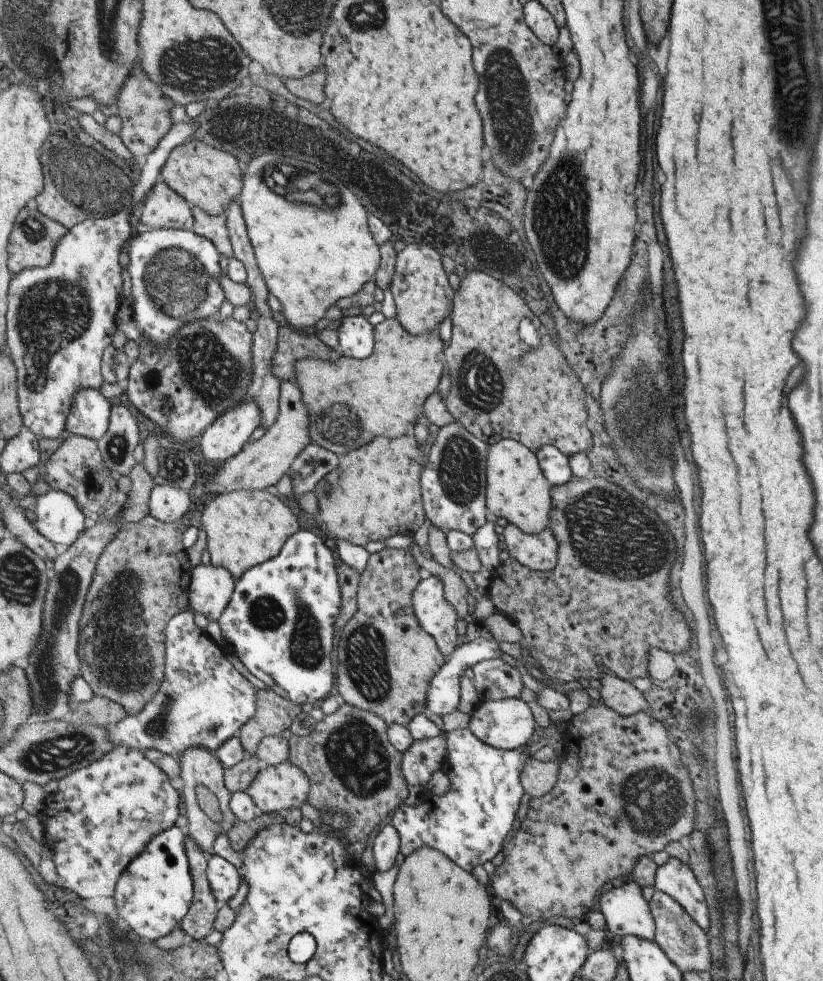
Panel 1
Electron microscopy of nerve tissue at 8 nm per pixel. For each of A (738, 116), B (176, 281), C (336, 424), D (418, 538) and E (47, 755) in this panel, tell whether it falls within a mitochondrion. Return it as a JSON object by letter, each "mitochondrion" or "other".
{"A":"other","B":"mitochondrion","C":"mitochondrion","D":"other","E":"mitochondrion"}

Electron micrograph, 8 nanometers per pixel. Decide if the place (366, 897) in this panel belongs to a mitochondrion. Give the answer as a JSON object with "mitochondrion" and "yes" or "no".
{"mitochondrion":"no"}

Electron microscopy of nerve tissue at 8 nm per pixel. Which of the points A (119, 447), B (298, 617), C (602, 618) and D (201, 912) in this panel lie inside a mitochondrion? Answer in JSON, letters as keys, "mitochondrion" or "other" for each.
{"A":"mitochondrion","B":"mitochondrion","C":"other","D":"other"}

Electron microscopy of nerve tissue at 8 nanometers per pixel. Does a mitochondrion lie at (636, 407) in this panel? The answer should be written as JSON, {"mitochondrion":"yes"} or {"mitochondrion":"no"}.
{"mitochondrion":"yes"}

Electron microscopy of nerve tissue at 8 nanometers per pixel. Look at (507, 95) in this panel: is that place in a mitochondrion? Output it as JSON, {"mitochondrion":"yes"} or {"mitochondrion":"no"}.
{"mitochondrion":"yes"}

